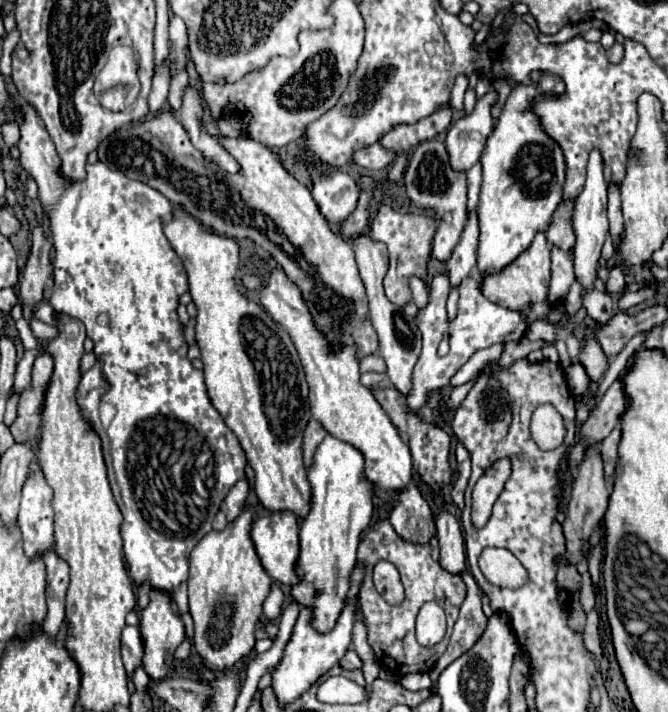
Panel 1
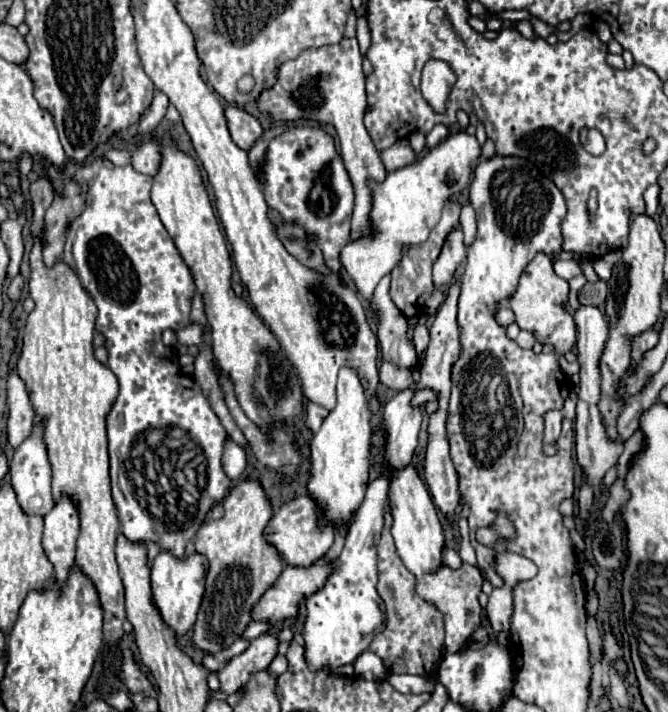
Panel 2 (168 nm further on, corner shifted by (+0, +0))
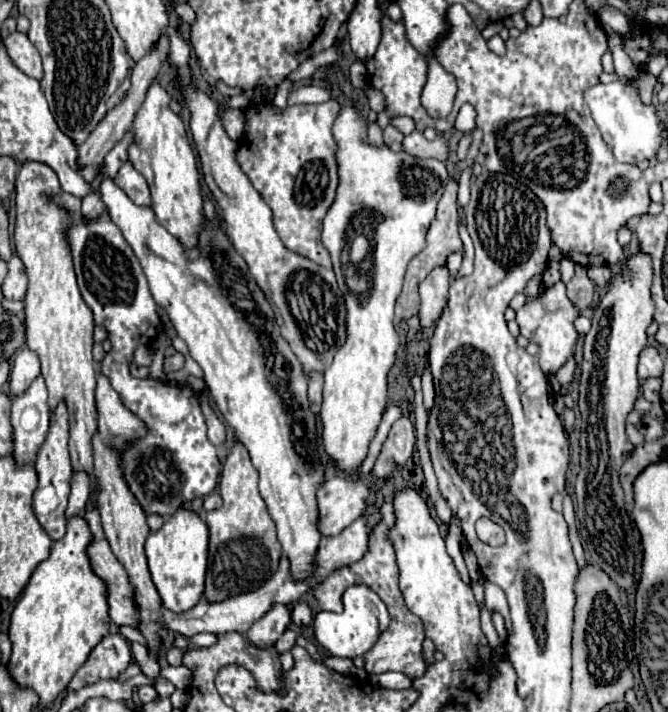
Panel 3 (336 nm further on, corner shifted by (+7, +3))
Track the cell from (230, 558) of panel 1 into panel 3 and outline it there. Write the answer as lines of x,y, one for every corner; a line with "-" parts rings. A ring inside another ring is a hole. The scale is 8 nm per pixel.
239,441
223,461
219,493
223,497
221,509
205,513
205,523
209,525
209,565
203,597
207,601
225,601
255,591
273,575
281,557
281,543
277,543
273,519
257,489
257,469

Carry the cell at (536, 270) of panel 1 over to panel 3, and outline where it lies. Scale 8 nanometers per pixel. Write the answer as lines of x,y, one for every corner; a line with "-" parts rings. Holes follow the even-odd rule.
559,281
551,287
545,287
541,297
527,301
521,309
517,309
515,321
521,327
521,335
527,337
529,341
539,343
539,365
545,371
545,375
553,375
565,361
567,357
573,355
575,343
577,343
577,331
573,327
573,319
577,317
577,309
565,295
565,285

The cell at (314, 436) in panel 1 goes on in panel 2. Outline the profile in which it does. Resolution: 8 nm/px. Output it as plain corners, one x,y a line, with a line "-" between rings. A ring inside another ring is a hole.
306,402
306,428
316,432
324,420
324,416
328,416
328,410
320,404
314,402

